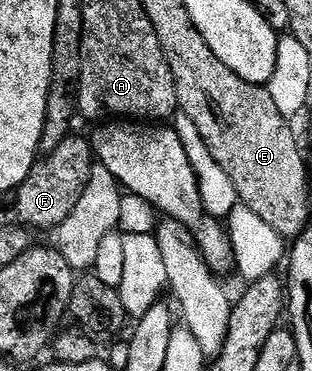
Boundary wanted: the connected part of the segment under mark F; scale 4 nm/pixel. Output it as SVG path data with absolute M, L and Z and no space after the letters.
M86 135L77 136L61 142L55 152L36 159L25 182L19 185L17 197L19 196L20 225L31 230L36 230L35 228L54 230L57 226L61 226L61 222L65 222L65 218L69 218L69 214L73 214L73 206L77 206L89 182L93 163L90 139Z

